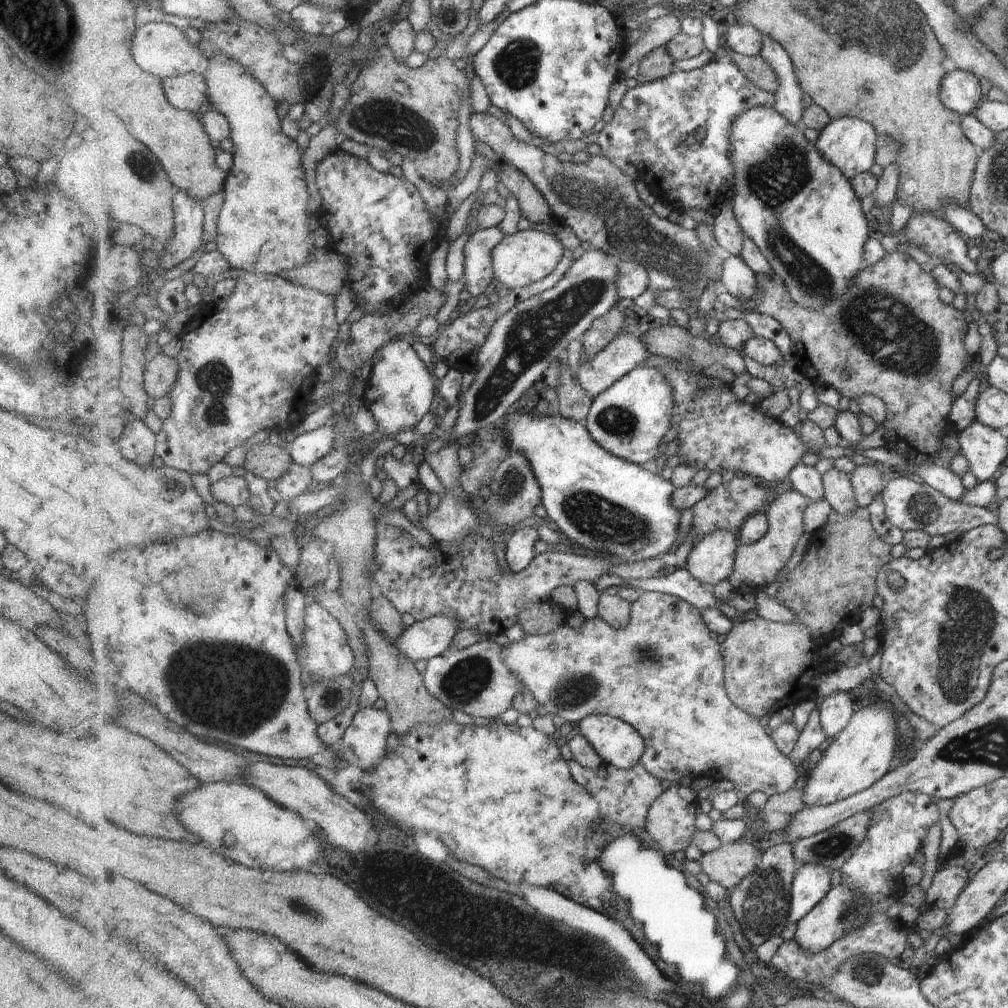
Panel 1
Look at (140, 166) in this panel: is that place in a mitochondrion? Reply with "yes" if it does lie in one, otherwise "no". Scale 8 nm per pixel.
yes

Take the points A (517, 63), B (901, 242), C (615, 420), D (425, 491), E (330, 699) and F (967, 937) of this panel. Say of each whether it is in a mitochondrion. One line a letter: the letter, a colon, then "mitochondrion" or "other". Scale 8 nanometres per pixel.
A: mitochondrion
B: other
C: mitochondrion
D: other
E: mitochondrion
F: other

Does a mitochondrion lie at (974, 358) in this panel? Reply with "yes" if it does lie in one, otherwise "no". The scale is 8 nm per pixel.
no

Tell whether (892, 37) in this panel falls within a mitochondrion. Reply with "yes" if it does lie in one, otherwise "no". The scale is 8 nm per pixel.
yes

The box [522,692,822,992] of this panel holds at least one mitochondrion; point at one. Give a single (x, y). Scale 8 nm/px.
(765, 900)

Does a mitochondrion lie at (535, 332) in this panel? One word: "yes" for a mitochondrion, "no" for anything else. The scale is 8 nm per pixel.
yes

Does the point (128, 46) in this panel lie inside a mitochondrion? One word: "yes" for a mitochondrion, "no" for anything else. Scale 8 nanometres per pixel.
no

